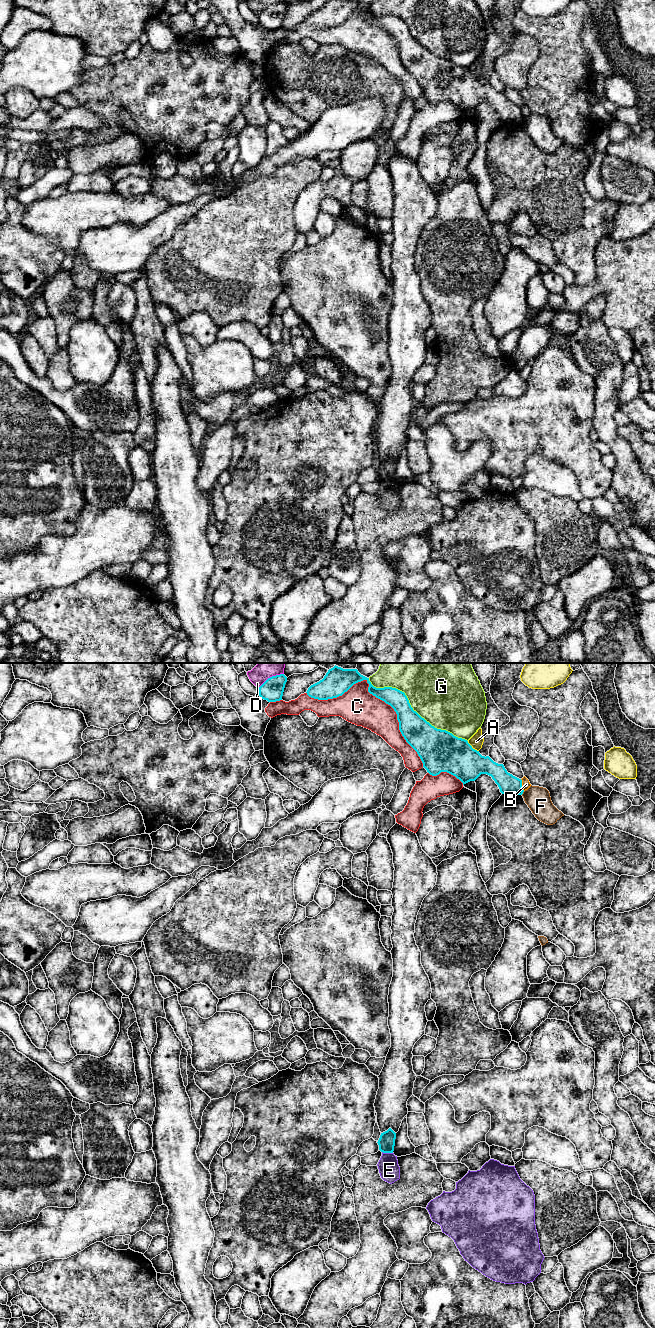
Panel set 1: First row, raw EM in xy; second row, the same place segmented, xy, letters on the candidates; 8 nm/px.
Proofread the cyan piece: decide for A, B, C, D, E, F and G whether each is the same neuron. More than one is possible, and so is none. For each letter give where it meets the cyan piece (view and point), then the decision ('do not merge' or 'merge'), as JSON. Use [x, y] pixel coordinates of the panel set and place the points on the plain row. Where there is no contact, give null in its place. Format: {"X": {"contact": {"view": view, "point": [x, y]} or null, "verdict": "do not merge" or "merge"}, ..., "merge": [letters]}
{"A": {"contact": {"view": "xy", "point": [471, 75]}, "verdict": "do not merge"}, "B": {"contact": {"view": "xy", "point": [521, 113]}, "verdict": "do not merge"}, "C": {"contact": {"view": "xy", "point": [374, 23]}, "verdict": "do not merge"}, "D": {"contact": {"view": "xy", "point": [270, 5]}, "verdict": "do not merge"}, "E": {"contact": {"view": "xy", "point": [387, 480]}, "verdict": "do not merge"}, "F": {"contact": {"view": "xy", "point": [522, 121]}, "verdict": "do not merge"}, "G": {"contact": {"view": "xy", "point": [412, 37]}, "verdict": "do not merge"}, "merge": []}

